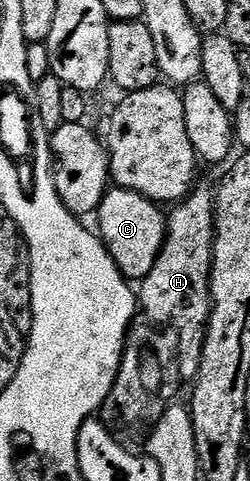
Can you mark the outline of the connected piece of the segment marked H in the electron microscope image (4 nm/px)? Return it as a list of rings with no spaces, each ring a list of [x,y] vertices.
[[[198,184],[188,197],[176,202],[172,209],[173,214],[170,212],[167,217],[165,245],[159,251],[159,259],[155,259],[151,275],[147,275],[139,285],[139,309],[150,322],[165,325],[161,327],[172,326],[180,337],[177,365],[183,376],[193,379],[201,366],[209,311],[213,308],[209,277],[213,274],[214,190]]]

